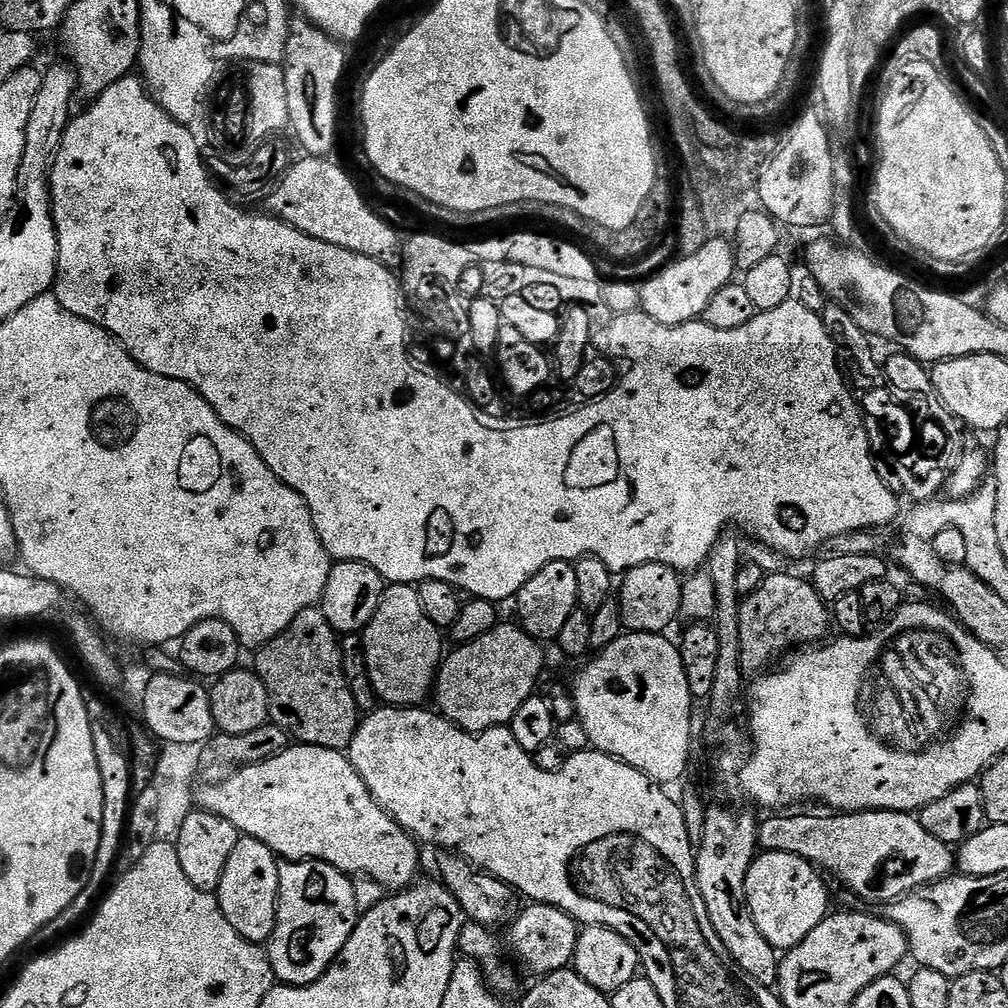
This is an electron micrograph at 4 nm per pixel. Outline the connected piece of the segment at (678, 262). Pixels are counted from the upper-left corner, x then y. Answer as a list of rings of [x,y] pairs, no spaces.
[[[711,238],[702,250],[693,257],[680,256],[664,265],[658,272],[652,273],[639,285],[640,308],[654,322],[662,322],[671,328],[699,321],[704,315],[710,298],[722,290],[722,286],[733,283],[737,275],[736,250],[733,241],[728,238]]]

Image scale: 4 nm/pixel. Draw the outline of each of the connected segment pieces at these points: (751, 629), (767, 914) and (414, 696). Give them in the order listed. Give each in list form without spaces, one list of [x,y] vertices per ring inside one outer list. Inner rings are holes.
[[[784,572],[778,573],[777,576],[765,575],[762,586],[758,586],[754,594],[743,597],[740,605],[740,653],[745,673],[763,673],[771,660],[779,661],[785,654],[801,646],[812,646],[823,641],[827,637],[824,635],[828,632],[828,624],[830,628],[829,605],[805,577],[803,580],[800,576],[787,576]]]
[[[761,851],[752,861],[746,874],[746,902],[750,906],[754,926],[762,930],[762,938],[766,938],[766,942],[770,942],[770,946],[776,949],[777,953],[783,954],[798,946],[798,942],[802,942],[802,938],[806,938],[806,934],[810,934],[814,926],[818,926],[829,916],[828,888],[824,885],[823,878],[825,879],[821,869],[806,858],[798,858],[798,854]]]
[[[388,584],[382,594],[382,602],[378,602],[378,610],[374,610],[374,618],[370,618],[368,627],[364,629],[362,633],[364,637],[364,657],[366,658],[366,666],[368,667],[368,673],[370,674],[370,682],[374,686],[376,691],[377,701],[383,702],[388,706],[395,706],[397,708],[410,708],[413,706],[420,706],[425,703],[424,699],[431,697],[434,692],[434,685],[436,683],[436,673],[440,670],[442,663],[442,657],[445,655],[446,647],[440,641],[442,636],[441,629],[434,626],[434,622],[430,622],[430,618],[426,618],[426,614],[422,611],[422,602],[418,602],[418,594],[416,588],[410,584]]]

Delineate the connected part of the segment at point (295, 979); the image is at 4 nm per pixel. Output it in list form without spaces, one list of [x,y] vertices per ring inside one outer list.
[[[281,859],[278,866],[278,902],[276,903],[276,925],[272,939],[267,941],[266,951],[272,967],[273,977],[281,984],[302,986],[312,984],[324,976],[324,972],[346,946],[350,934],[356,928],[356,888],[345,873],[321,860]]]

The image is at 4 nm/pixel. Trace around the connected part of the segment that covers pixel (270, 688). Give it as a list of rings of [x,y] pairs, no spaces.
[[[319,606],[302,610],[282,634],[255,653],[254,671],[266,686],[268,719],[293,741],[337,750],[347,749],[362,716],[342,670],[338,634]]]

